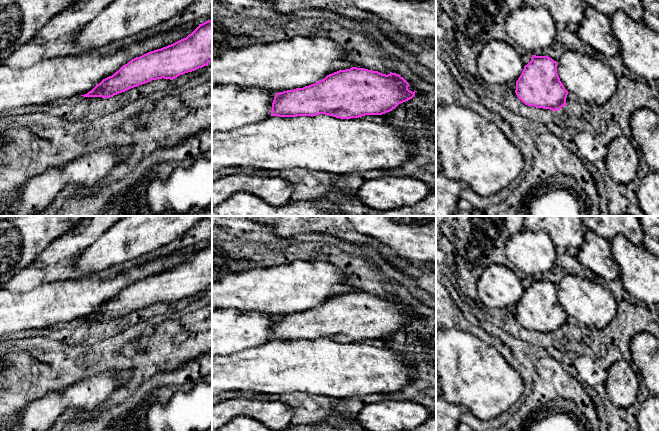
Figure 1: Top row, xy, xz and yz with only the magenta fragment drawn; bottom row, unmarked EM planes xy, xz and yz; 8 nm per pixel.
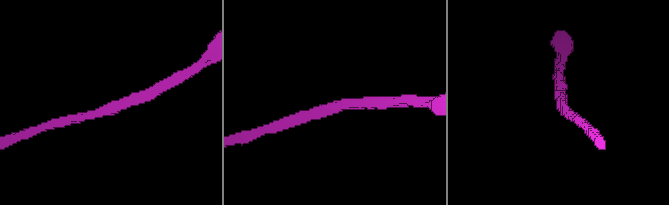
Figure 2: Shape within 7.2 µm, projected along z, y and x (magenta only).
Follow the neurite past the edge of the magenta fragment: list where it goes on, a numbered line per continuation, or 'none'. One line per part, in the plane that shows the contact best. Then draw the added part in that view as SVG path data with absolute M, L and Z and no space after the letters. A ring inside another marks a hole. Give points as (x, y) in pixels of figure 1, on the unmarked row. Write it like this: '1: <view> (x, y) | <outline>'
none

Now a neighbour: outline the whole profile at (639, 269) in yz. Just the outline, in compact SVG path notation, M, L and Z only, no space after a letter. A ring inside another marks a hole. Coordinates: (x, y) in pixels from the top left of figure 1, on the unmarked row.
M624 235L610 241L613 261L620 270L624 288L646 305L660 306L660 257L642 245L634 245Z

